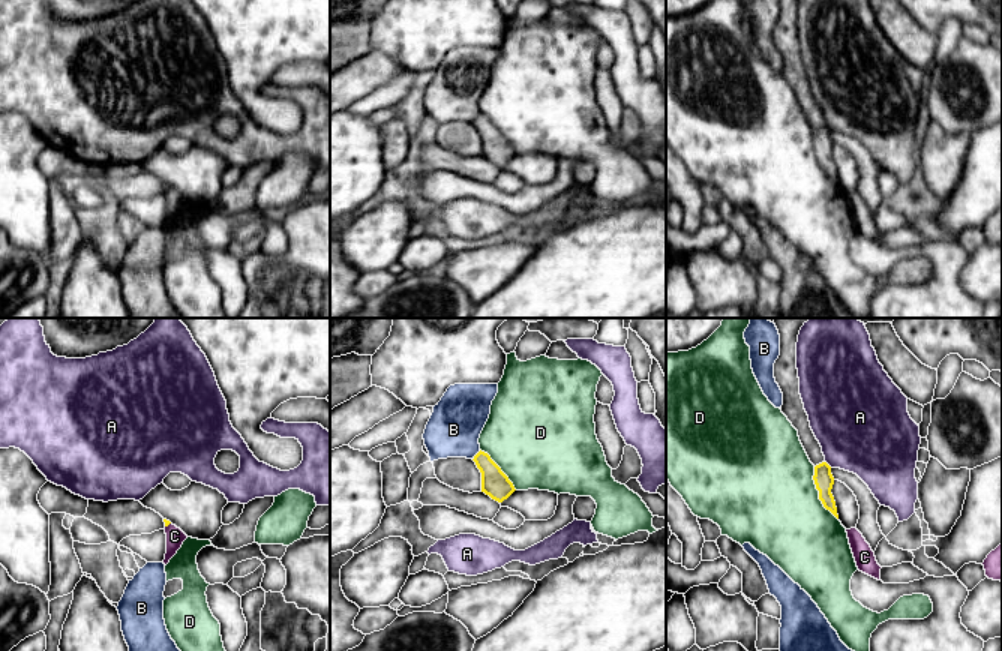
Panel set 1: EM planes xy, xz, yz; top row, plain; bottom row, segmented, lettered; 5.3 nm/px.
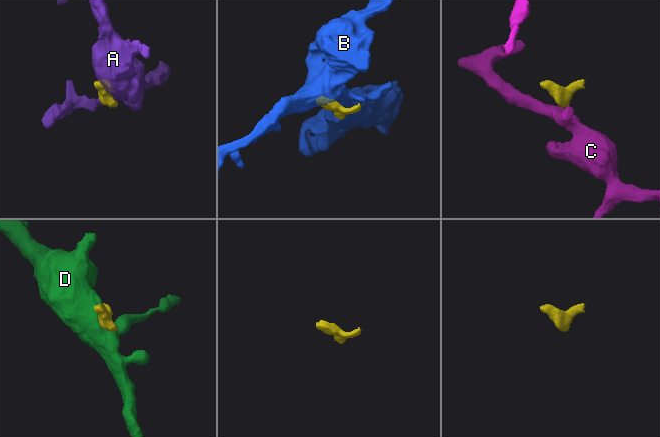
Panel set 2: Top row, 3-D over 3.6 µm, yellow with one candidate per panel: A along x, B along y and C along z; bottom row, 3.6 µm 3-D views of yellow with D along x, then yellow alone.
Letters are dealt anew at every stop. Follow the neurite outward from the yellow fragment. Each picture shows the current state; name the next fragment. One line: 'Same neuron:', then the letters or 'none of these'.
Same neuron: none of these

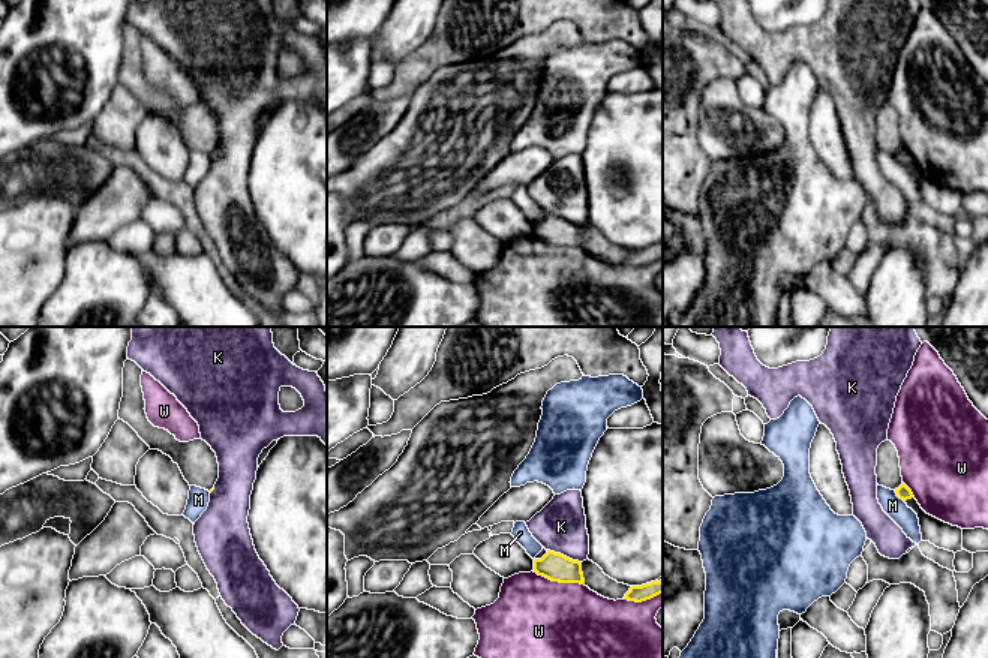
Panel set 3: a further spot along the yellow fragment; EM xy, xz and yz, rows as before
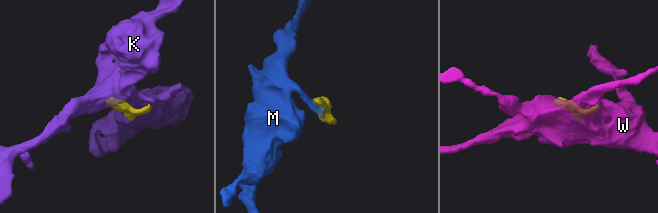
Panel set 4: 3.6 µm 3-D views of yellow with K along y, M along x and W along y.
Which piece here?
Same neuron: none of these

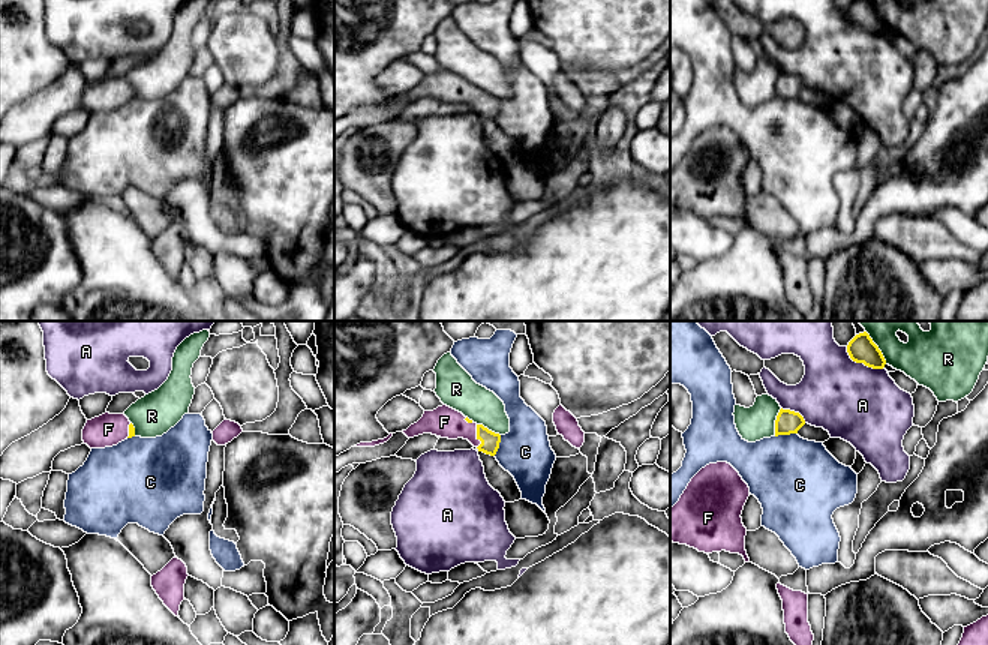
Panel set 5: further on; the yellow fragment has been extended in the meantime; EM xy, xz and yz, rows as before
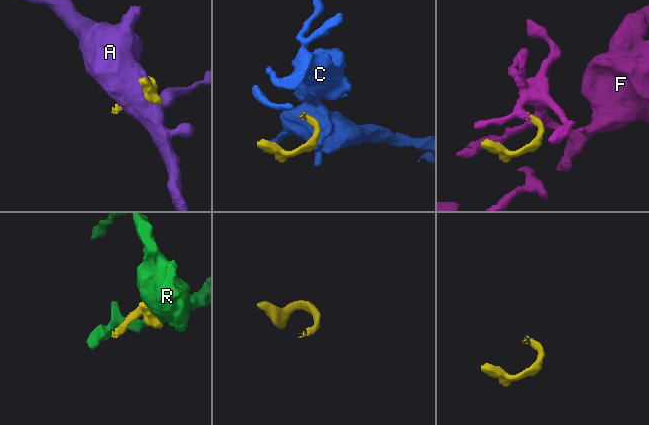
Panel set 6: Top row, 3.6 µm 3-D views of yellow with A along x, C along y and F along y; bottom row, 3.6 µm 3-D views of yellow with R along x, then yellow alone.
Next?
Same neuron: F

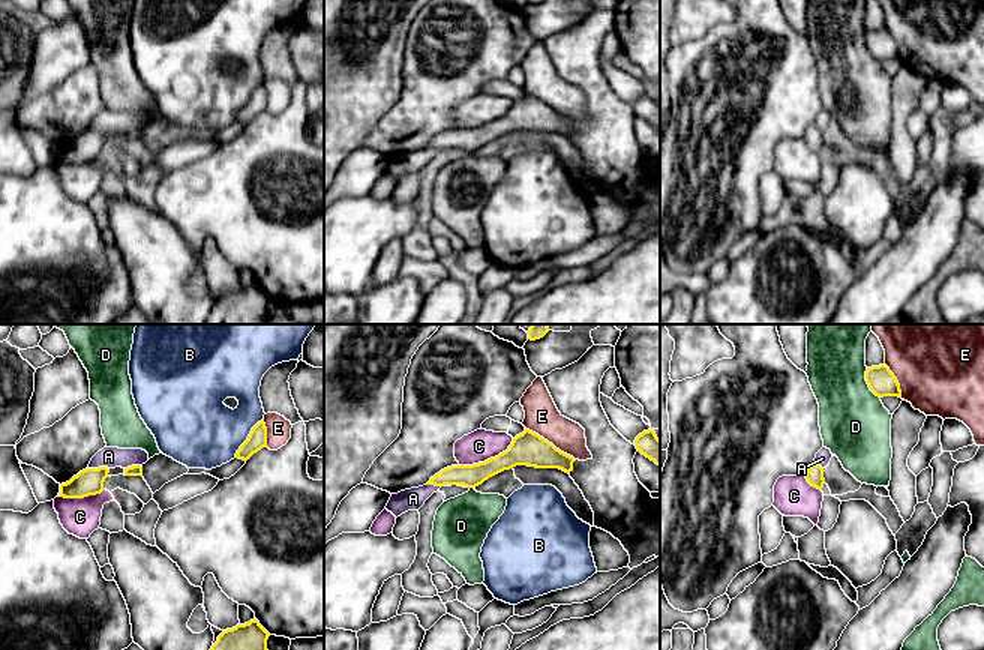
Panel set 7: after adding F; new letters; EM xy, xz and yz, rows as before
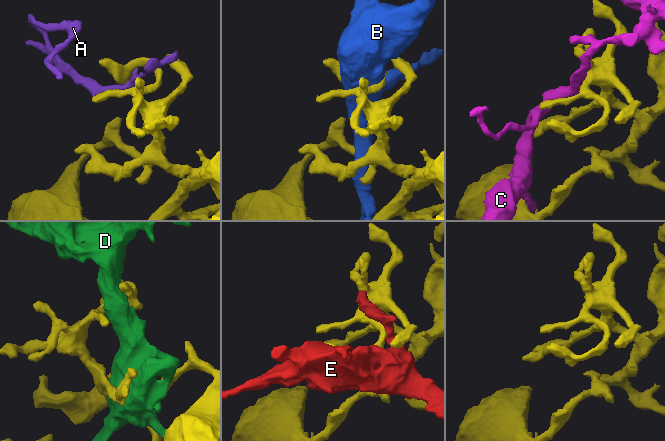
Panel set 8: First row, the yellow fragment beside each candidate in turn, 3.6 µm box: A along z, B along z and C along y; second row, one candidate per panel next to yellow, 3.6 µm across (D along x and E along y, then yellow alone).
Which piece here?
Same neuron: A

